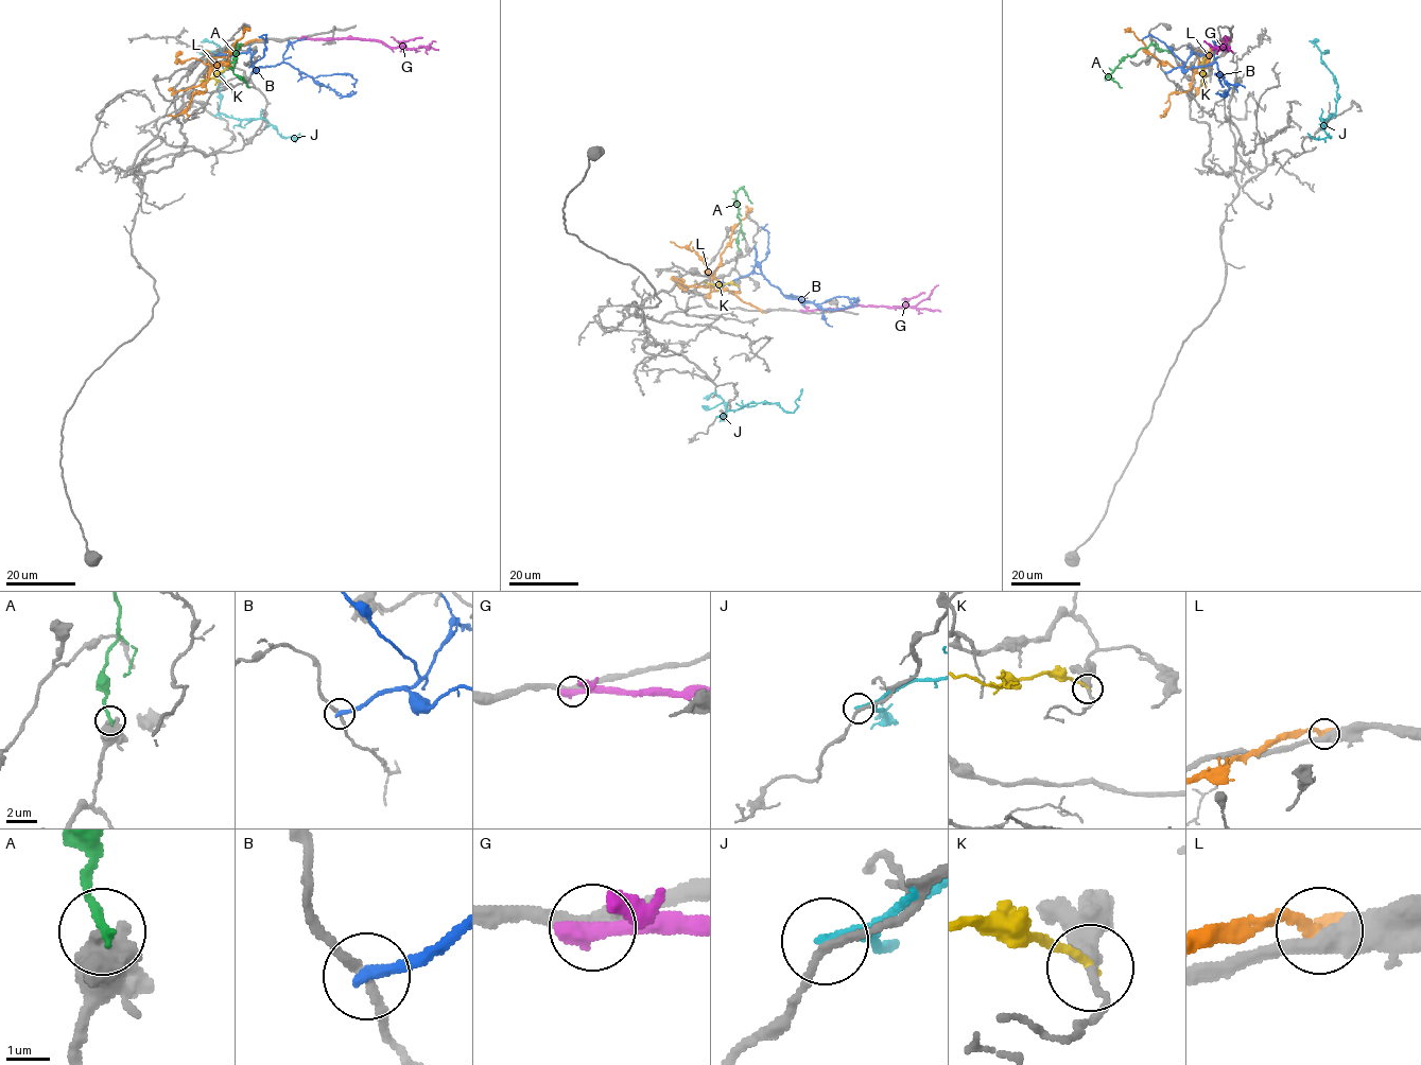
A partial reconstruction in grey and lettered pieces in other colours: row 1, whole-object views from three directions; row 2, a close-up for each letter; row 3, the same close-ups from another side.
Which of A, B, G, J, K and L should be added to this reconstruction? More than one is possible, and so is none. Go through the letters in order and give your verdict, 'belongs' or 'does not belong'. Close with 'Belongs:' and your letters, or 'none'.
A: does not belong
B: does not belong
G: does not belong
J: does not belong
K: does not belong
L: does not belong
Belongs: none

